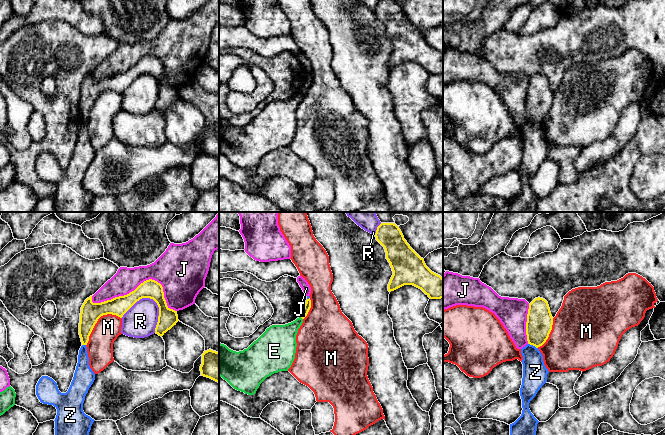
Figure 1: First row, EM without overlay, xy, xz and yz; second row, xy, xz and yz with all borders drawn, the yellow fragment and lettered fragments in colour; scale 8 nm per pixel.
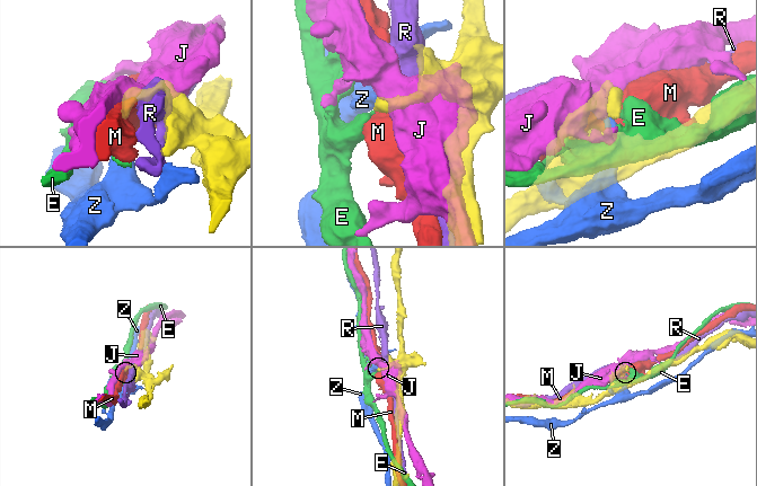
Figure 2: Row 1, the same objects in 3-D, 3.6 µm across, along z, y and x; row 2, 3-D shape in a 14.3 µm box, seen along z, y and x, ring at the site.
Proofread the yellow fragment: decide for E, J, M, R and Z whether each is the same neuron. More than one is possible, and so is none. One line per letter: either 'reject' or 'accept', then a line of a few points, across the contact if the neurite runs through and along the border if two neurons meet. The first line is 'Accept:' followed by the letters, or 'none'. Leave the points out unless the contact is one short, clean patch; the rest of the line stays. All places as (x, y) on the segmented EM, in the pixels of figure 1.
Accept: none
E: reject | xz (300, 316), (302, 319)
J: reject
M: reject
R: reject
Z: reject | yz (528, 343), (537, 348)

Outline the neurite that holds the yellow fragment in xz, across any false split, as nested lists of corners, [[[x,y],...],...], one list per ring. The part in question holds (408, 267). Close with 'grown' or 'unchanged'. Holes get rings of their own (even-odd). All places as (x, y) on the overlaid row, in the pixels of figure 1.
[[[381,223],[375,237],[384,247],[393,271],[388,284],[389,292],[404,285],[413,285],[430,299],[443,298],[443,278],[426,266],[424,259],[410,247],[396,224]]]; unchanged

